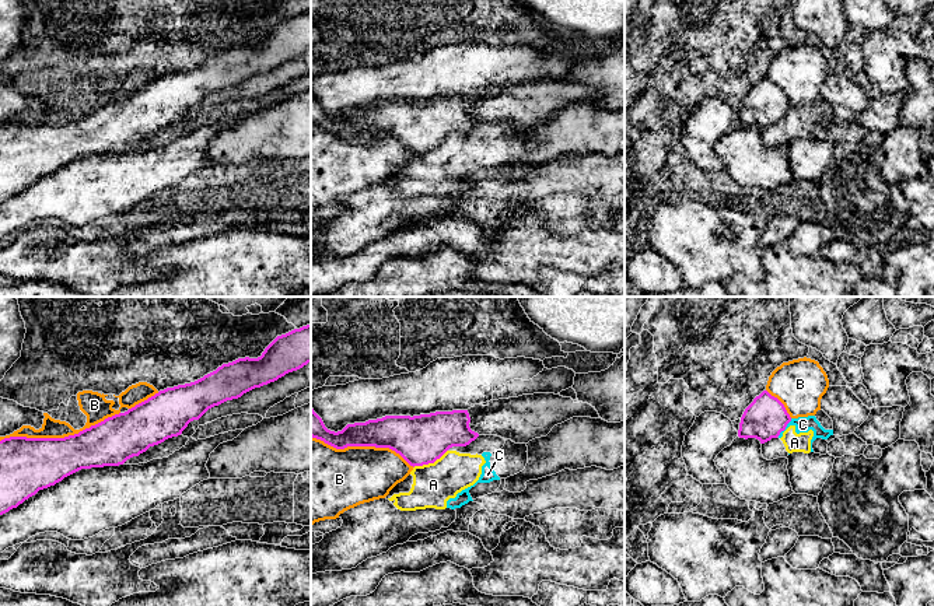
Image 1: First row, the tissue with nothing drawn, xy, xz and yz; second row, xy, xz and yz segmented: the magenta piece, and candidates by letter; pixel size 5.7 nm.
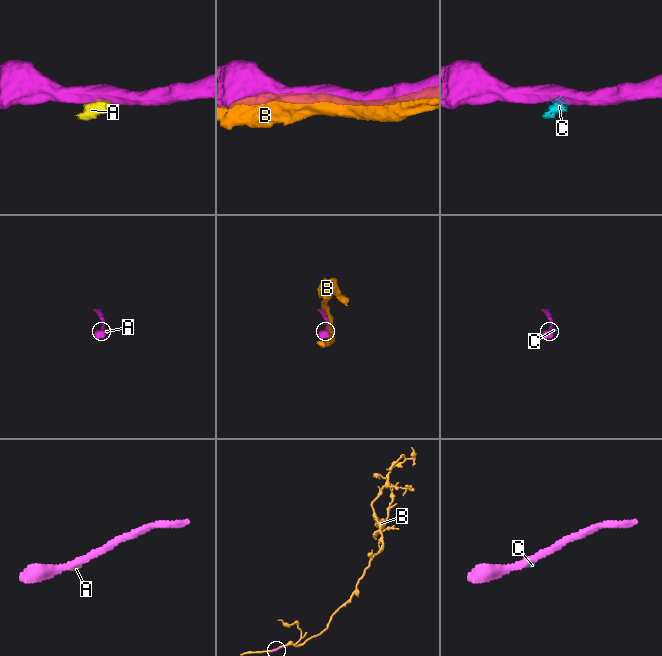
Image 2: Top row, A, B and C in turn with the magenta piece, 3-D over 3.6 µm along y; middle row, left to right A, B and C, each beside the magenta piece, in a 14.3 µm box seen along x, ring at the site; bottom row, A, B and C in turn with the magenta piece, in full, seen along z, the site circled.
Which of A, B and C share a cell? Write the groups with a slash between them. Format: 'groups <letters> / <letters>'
groups A C / B

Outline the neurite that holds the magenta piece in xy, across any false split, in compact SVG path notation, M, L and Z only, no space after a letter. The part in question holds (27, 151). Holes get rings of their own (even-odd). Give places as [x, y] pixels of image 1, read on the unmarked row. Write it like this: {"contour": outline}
{"contour": "M311 11L277 22L258 45L238 45L223 50L203 64L160 77L125 99L64 125L10 123L0 127L0 202L17 195L39 176L55 172L64 164L91 154L119 153L150 133L178 123L209 95L277 67L311 49Z"}

